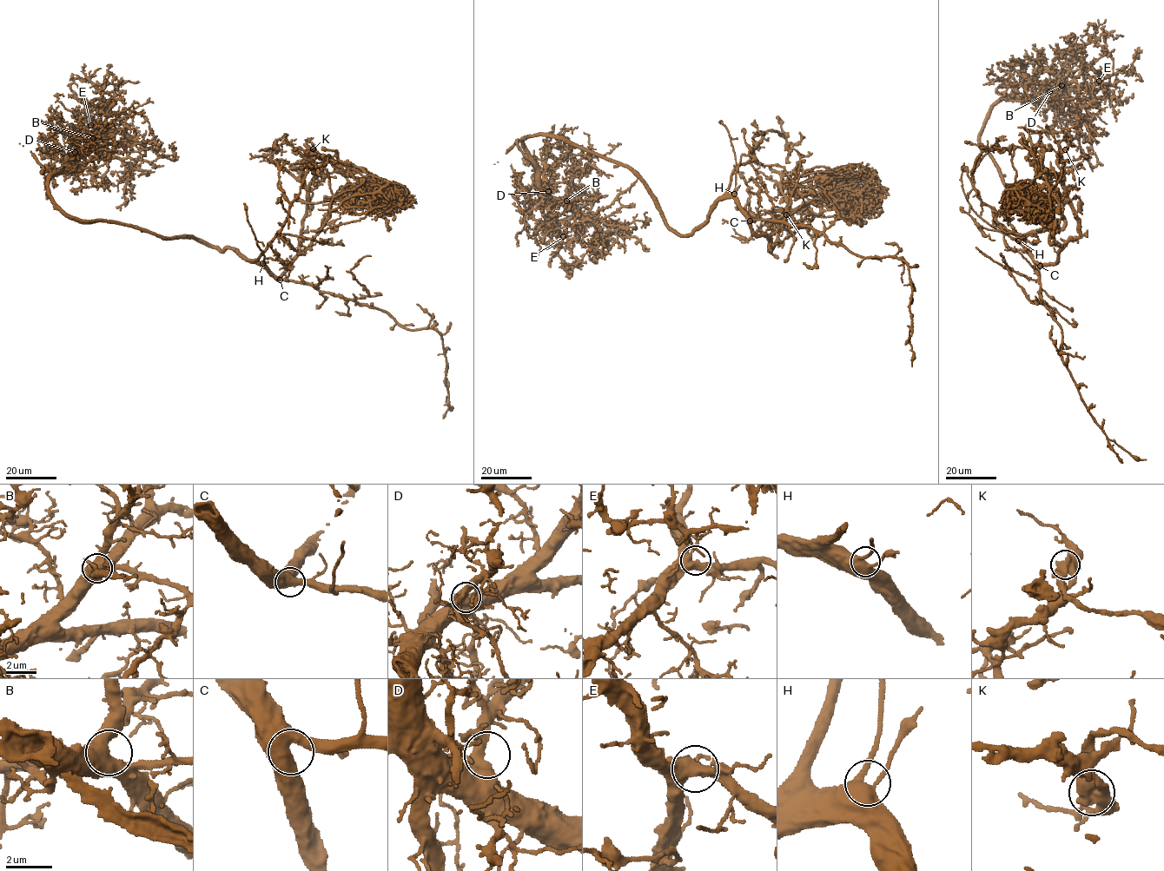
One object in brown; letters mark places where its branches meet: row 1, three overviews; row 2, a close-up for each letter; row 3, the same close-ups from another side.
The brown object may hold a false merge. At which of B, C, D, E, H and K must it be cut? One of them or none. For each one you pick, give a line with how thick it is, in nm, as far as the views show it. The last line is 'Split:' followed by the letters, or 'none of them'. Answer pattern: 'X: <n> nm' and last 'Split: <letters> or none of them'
K: 550 nm
Split: K

